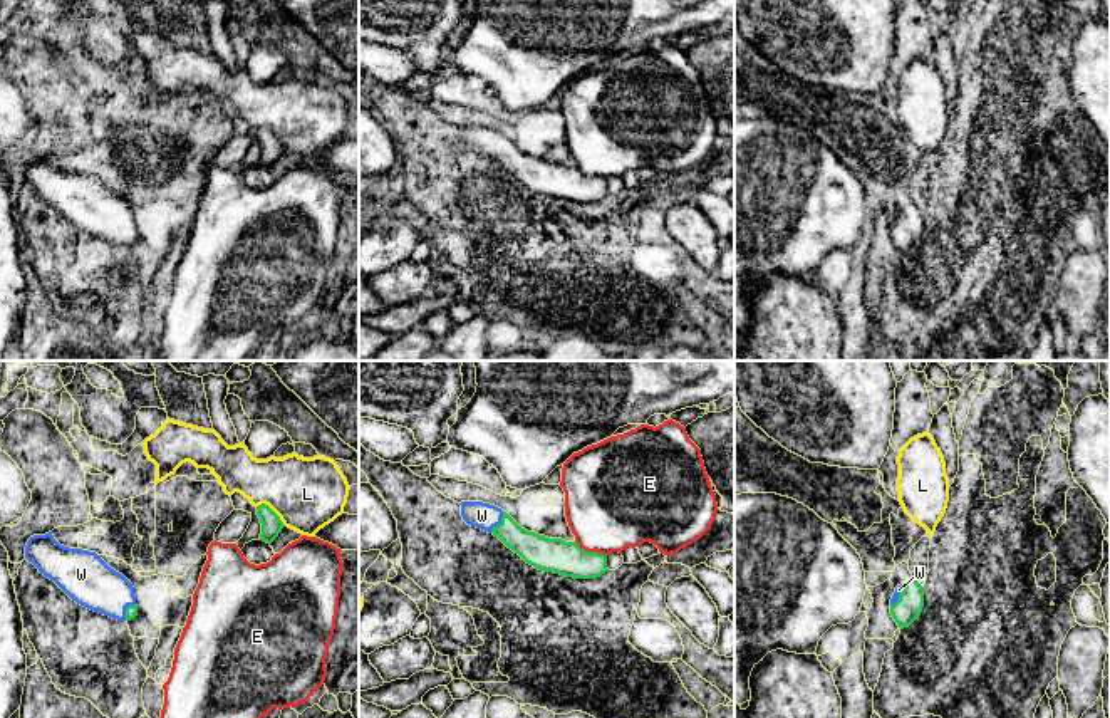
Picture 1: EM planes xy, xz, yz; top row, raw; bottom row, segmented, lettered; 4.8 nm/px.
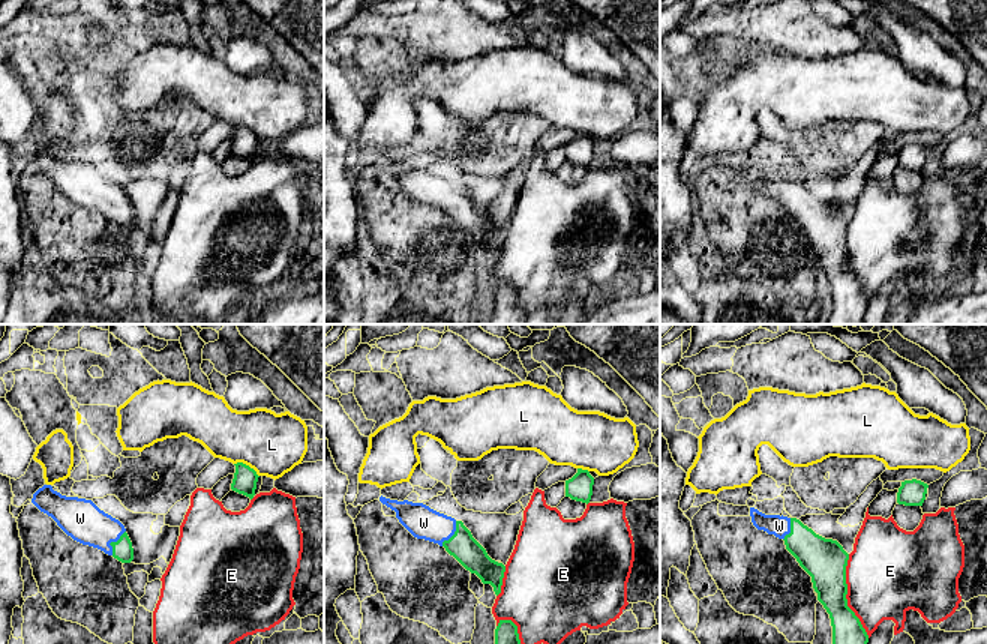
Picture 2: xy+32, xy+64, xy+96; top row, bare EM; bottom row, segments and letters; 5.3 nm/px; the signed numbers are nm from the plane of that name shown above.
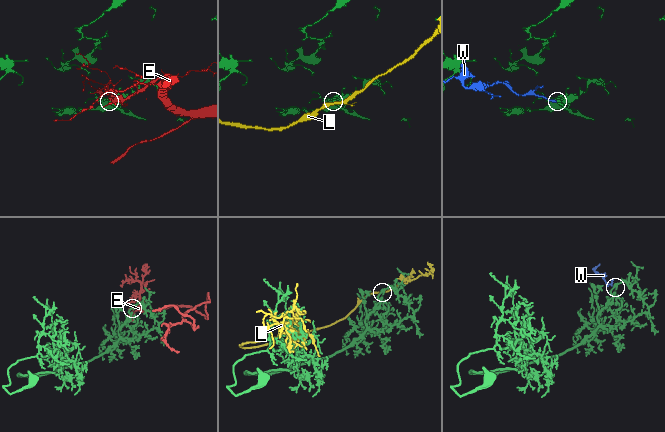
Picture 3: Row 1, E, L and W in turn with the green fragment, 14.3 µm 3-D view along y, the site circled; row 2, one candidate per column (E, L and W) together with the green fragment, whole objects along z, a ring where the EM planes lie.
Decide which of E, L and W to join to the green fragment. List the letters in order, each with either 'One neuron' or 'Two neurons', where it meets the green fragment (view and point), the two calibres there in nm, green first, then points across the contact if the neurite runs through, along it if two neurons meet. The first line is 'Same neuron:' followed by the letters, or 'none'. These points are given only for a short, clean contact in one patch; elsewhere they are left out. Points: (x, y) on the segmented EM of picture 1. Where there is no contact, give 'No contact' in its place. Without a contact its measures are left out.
Same neuron: W
E: Two neurons. Touches green at xz (591, 552). Thickness 160 nm (green) against 440 nm
L: Two neurons. Touches green at xy (272, 510). Thickness 100 nm (green) against 360 nm
W: One neuron. Touches green at xz (502, 522). Thickness 160 nm (green) against 130 nm. Path across: xz (539, 551), (522, 542), (502, 522), (482, 515)

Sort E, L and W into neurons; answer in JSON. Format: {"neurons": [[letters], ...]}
{"neurons": [["E"], ["L"], ["W"]]}

